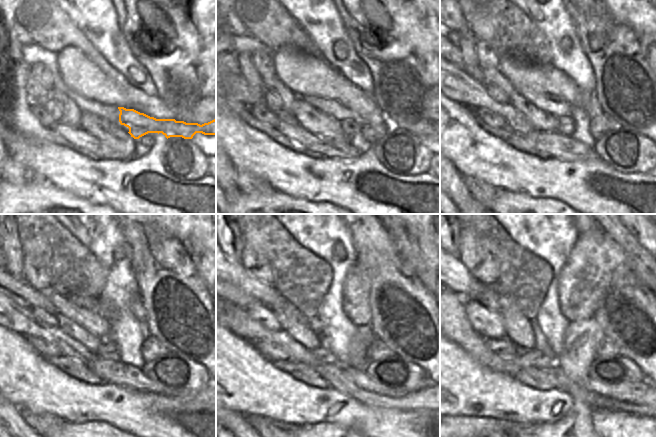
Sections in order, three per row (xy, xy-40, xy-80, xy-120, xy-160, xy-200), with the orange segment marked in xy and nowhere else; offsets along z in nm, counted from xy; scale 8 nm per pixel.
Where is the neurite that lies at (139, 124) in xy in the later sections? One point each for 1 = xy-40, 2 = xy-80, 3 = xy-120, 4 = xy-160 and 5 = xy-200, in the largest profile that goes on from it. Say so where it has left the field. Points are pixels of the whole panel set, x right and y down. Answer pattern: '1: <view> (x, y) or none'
1: xy-40 (330, 107)
2: xy-80 (555, 106)
3: xy-120 (48, 300)
4: xy-160 (236, 275)
5: xy-200 (460, 280)

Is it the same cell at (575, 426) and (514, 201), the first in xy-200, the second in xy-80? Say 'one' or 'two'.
one

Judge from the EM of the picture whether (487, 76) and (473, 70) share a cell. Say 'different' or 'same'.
different

